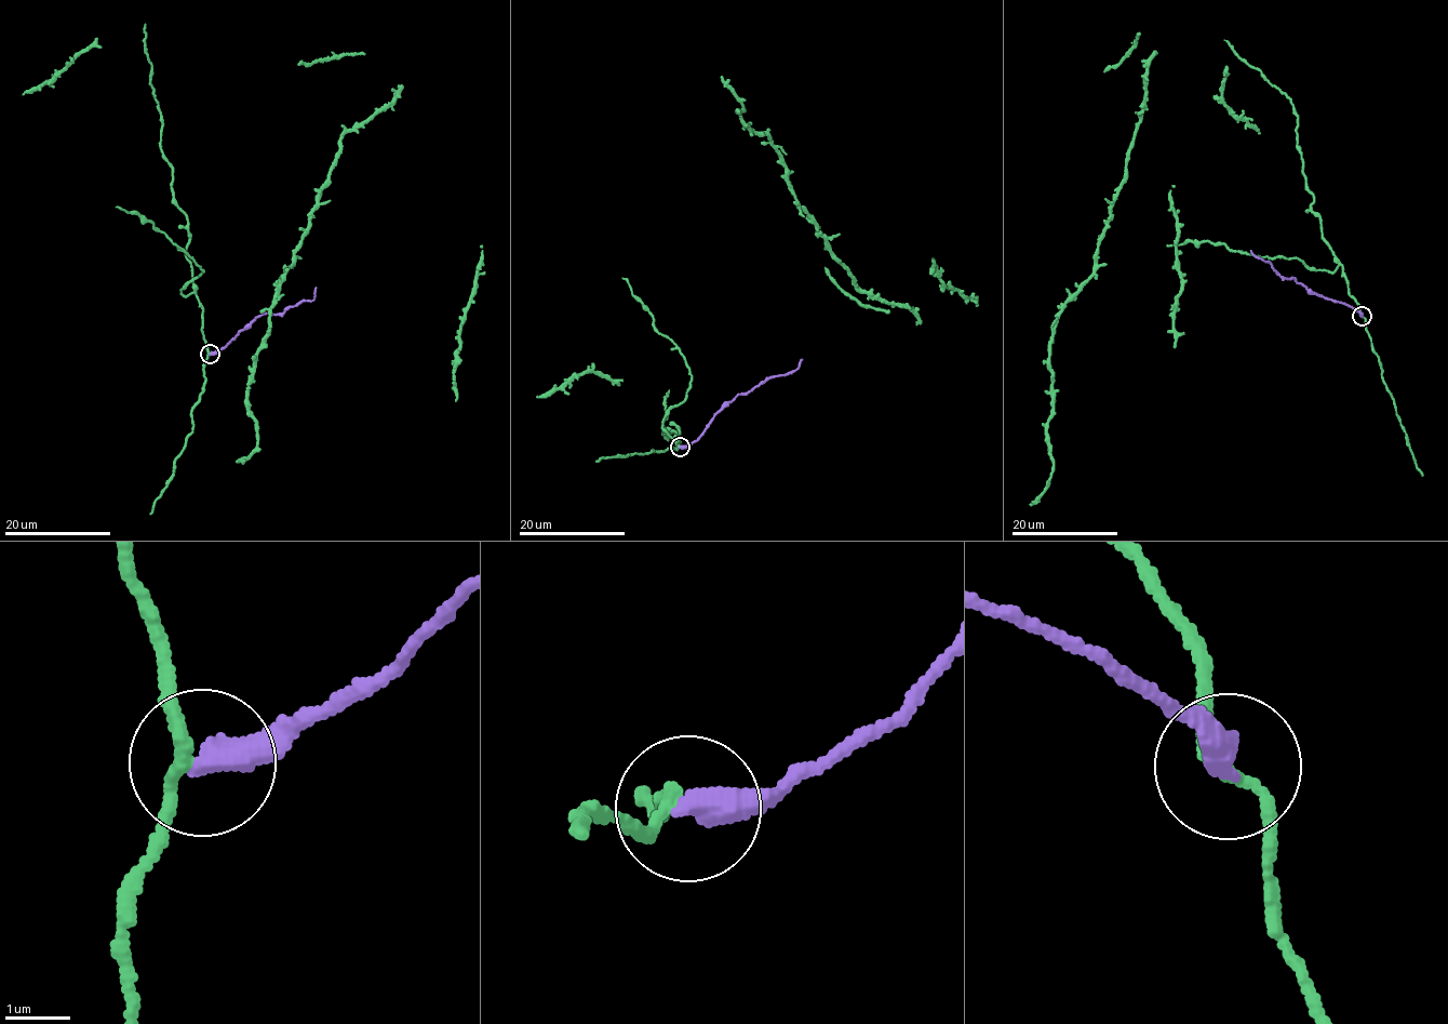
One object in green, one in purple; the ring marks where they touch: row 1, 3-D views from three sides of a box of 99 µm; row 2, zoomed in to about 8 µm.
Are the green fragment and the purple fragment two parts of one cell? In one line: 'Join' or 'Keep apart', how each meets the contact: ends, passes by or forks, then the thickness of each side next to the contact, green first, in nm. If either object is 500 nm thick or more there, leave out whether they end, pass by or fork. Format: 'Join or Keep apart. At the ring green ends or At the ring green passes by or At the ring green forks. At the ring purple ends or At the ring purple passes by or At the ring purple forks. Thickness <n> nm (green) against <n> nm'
Keep apart. At the ring green passes by. At the ring purple ends. Thickness 200 nm (green) against 440 nm

